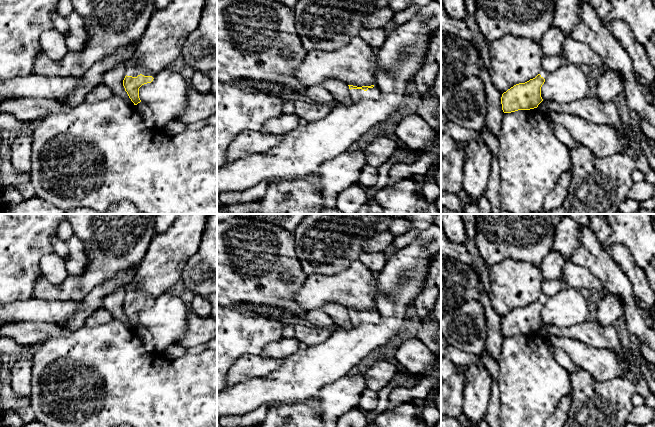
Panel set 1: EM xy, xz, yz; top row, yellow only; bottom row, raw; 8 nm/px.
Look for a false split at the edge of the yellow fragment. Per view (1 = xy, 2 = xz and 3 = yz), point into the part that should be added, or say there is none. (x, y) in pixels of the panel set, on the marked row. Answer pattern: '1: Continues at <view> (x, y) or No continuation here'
1: Continues at xy (130, 67)
2: Continues at xz (374, 93)
3: Continues at yz (549, 64)

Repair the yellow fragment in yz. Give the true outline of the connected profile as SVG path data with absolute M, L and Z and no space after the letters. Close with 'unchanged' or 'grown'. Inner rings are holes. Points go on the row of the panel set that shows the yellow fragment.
M562 55L543 56L540 73L525 83L519 83L502 94L501 104L504 113L537 108L543 101L541 87L545 80L561 66Z | grown

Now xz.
M348 85L354 102L362 98L378 100L381 98L381 92L377 85L357 87Z | grown

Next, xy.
M131 62L126 64L126 71L123 86L131 101L137 105L141 102L139 88L144 84L151 83L156 73L149 70L137 70L135 64Z | grown

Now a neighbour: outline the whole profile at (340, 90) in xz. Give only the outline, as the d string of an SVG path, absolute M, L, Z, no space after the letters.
M330 78L323 81L321 85L335 97L339 104L349 106L354 103L347 83Z

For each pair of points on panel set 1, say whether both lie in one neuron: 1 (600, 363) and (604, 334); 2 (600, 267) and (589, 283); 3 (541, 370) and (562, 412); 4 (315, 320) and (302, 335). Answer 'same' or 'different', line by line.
1: different
2: different
3: different
4: different

